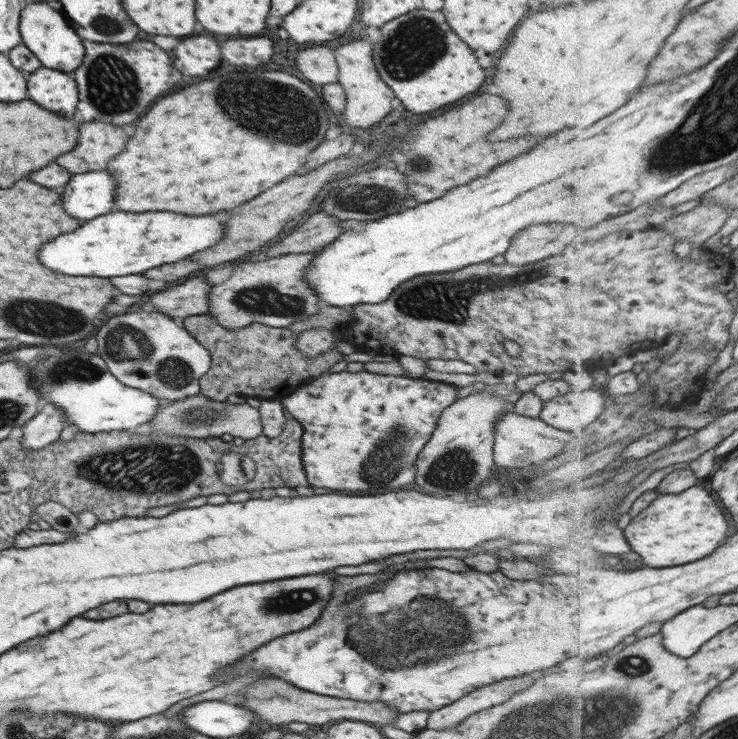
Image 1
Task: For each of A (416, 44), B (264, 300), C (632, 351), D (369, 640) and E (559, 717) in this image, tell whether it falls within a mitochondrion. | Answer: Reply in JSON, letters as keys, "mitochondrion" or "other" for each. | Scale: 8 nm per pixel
{"A":"mitochondrion","B":"mitochondrion","C":"other","D":"mitochondrion","E":"mitochondrion"}

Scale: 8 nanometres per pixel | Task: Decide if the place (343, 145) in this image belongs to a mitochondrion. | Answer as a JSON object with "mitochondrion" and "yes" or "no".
{"mitochondrion":"no"}

